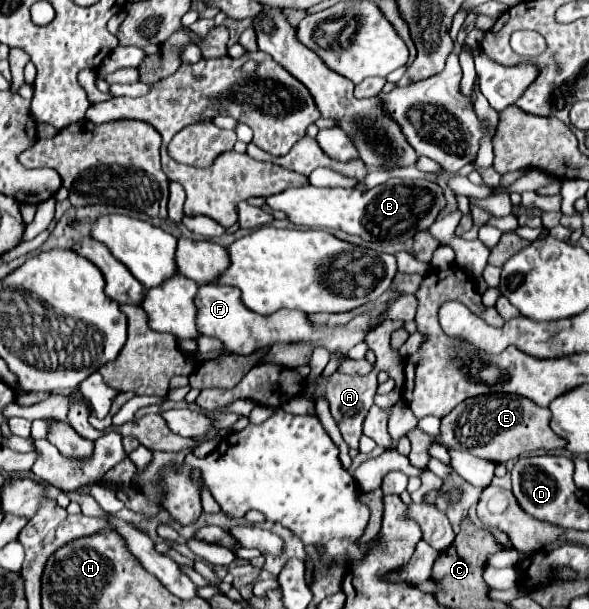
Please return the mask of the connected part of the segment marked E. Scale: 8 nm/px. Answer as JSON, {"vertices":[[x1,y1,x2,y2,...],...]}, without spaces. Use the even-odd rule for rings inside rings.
{"vertices":[[487,393,479,397,465,399,459,403,449,415,441,419,441,435,437,439,421,433,419,429,413,429,407,433,411,441,411,453,409,461,411,465,423,469,429,461,427,447,429,443,439,443,443,447,451,447,457,451,467,451,475,457,493,461,493,463,503,463,521,455,527,455,529,451,537,449,561,449,565,443,557,439,557,435,549,427,551,421,551,411,535,405,531,399,519,397,519,395,509,395,509,393]]}

